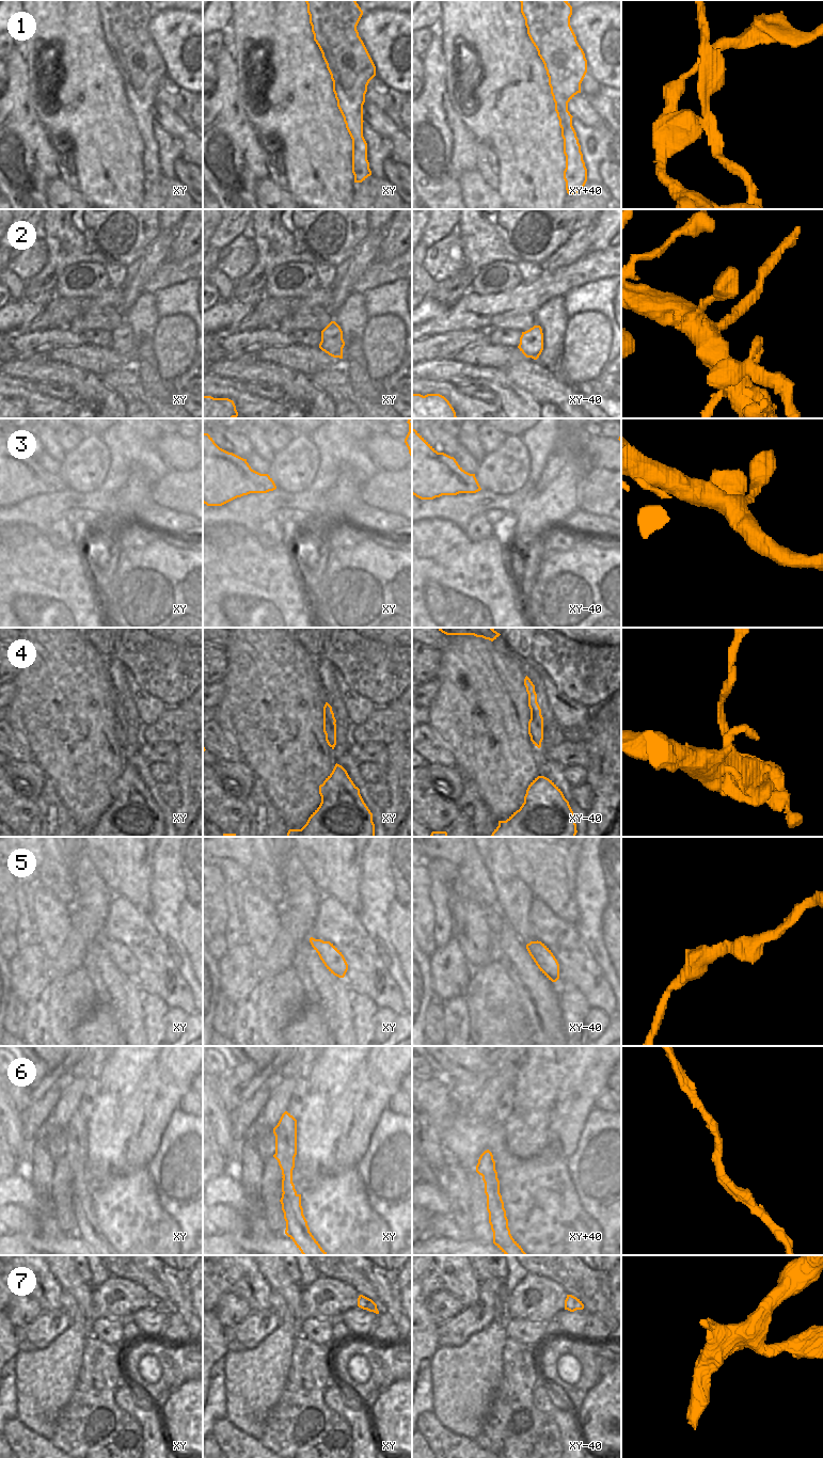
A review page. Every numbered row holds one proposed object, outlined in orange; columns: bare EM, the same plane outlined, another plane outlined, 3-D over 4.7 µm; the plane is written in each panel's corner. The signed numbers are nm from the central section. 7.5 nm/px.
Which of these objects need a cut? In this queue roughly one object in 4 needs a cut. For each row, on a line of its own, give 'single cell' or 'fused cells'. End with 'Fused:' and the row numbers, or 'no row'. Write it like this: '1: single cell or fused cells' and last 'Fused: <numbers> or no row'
1: fused cells
2: fused cells
3: single cell
4: fused cells
5: single cell
6: single cell
7: single cell
Fused: 1, 2, 4

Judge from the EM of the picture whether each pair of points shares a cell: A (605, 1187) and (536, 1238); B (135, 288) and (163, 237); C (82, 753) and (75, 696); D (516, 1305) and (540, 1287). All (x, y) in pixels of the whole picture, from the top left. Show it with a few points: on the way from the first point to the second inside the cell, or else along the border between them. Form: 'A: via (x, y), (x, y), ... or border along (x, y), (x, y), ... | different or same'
A: border along (572, 1181), (581, 1205), (594, 1218) | different
B: via (138, 275), (159, 250) | same
C: via (77, 739), (80, 723), (76, 710) | same
D: via (522, 1298), (522, 1292), (525, 1288), (533, 1287) | same

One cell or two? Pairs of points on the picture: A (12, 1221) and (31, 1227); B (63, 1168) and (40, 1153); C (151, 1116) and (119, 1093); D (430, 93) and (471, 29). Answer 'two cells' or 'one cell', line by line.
A: one cell
B: two cells
C: one cell
D: two cells

